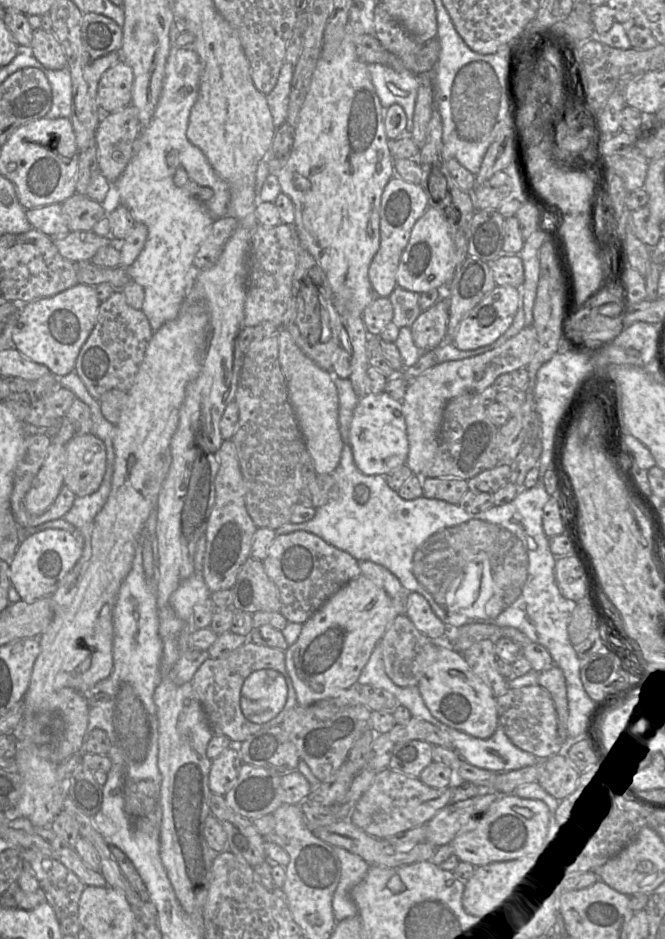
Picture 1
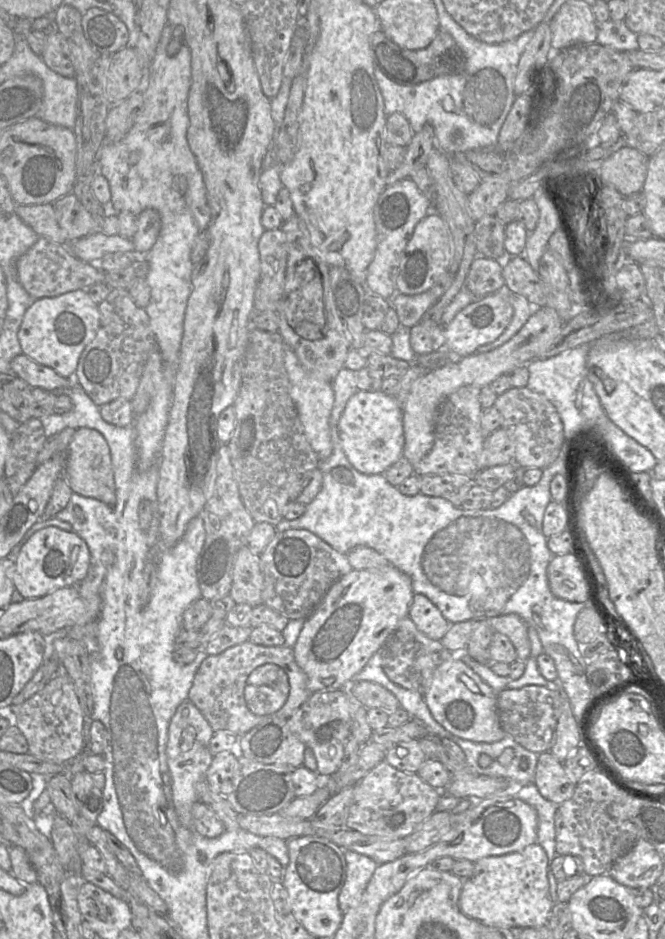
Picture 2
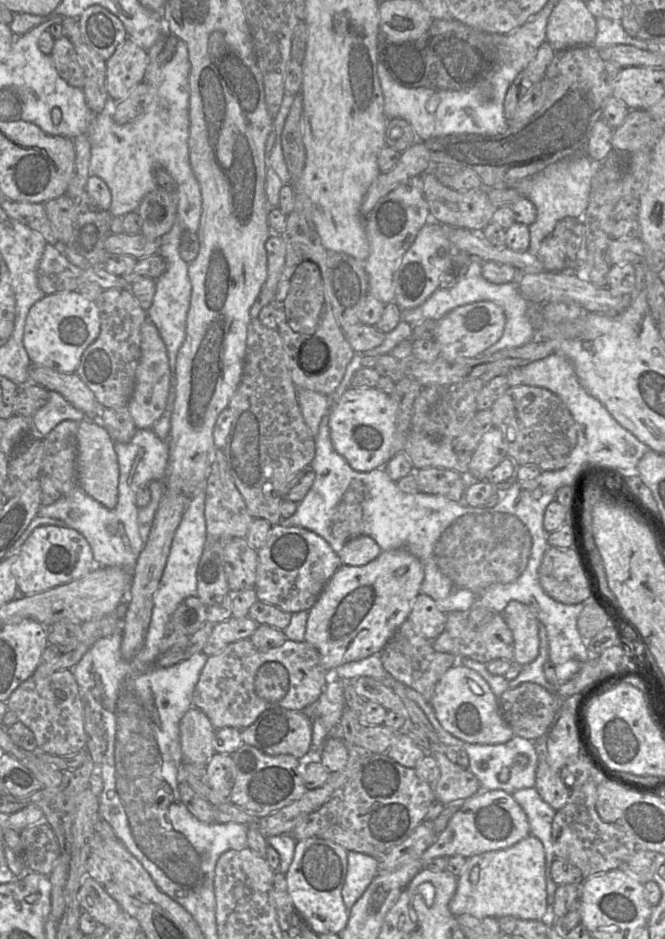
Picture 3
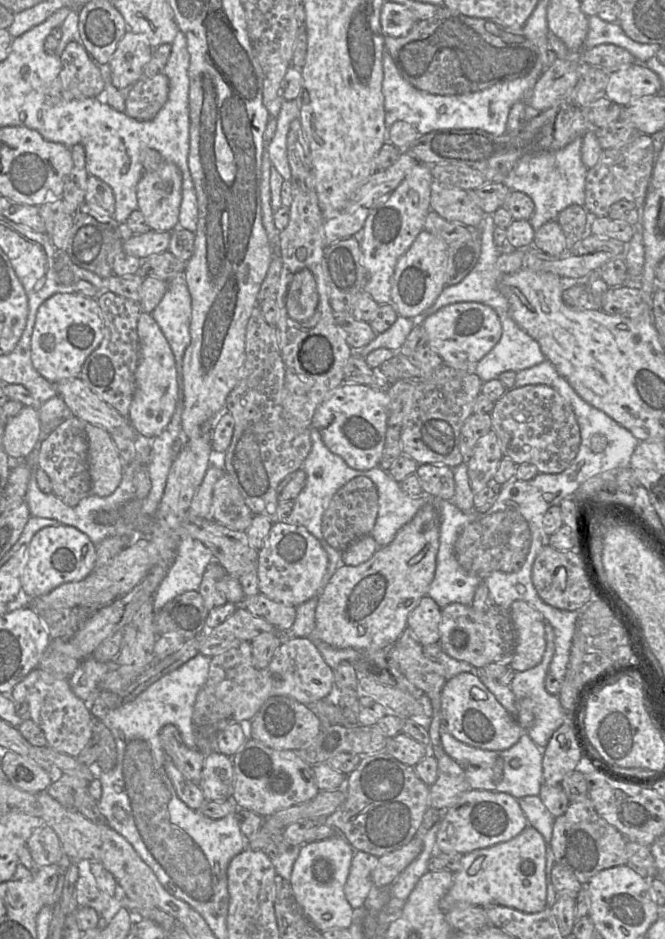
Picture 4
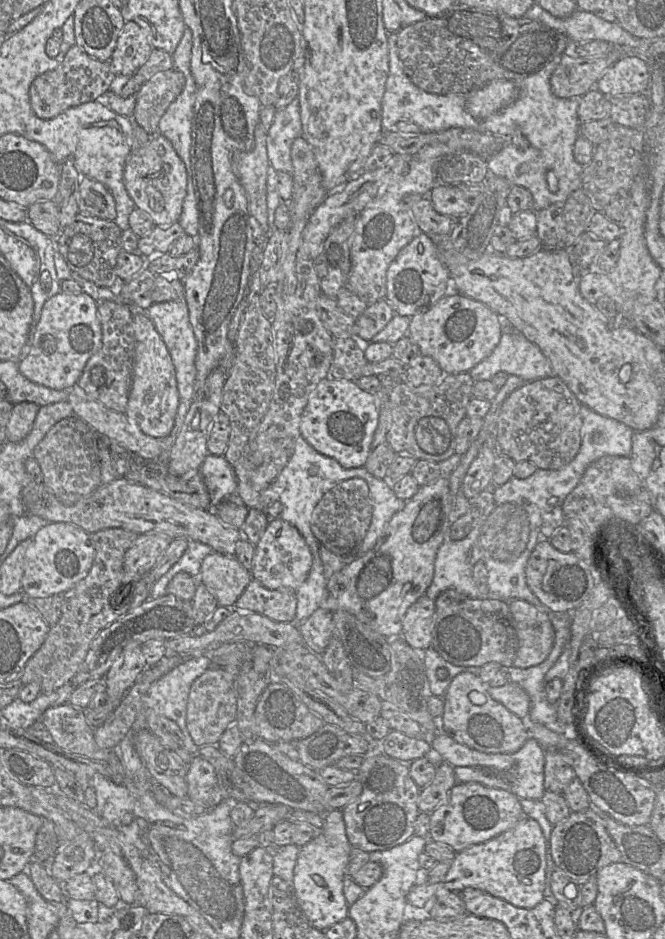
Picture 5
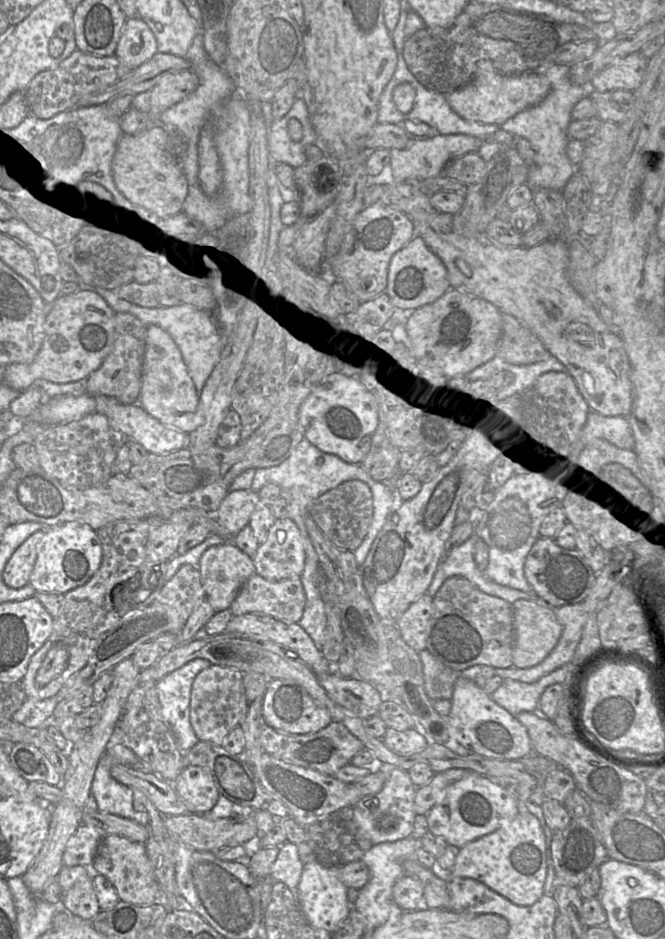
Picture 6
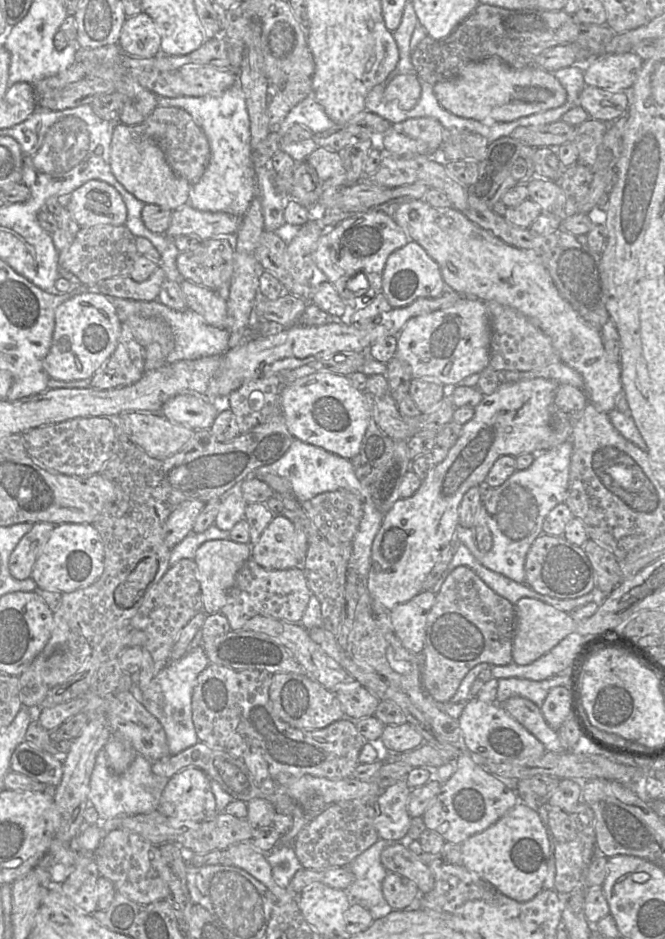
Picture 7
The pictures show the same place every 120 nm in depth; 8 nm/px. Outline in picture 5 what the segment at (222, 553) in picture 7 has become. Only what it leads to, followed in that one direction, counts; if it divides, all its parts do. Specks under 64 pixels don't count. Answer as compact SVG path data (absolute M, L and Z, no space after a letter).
M212 551L202 561L199 581L216 598L218 606L234 606L251 580L251 572L235 556Z

